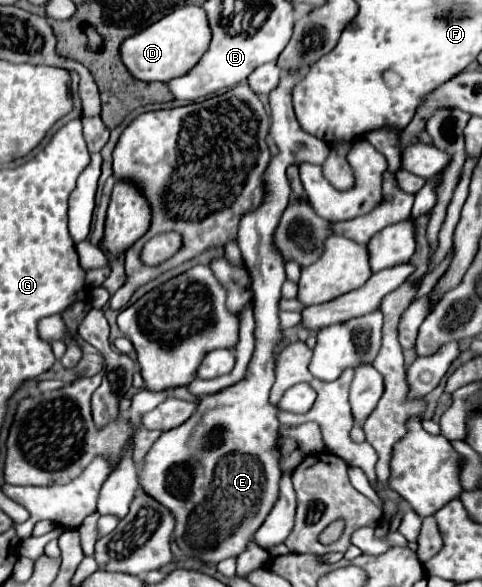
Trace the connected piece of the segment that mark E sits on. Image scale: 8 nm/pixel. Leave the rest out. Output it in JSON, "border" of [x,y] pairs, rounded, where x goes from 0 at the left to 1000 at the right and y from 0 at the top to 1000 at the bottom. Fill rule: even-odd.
{"border":[[[589,124],[577,152],[560,158],[560,230],[573,240],[577,264],[564,267],[544,302],[544,349],[502,370],[490,404],[502,438],[510,451],[519,451],[519,465],[527,465],[523,499],[531,595],[515,618],[510,642],[444,673],[423,673],[411,697],[386,721],[332,741],[332,748],[303,772],[303,792],[290,802],[290,826],[303,840],[361,874],[361,918],[373,939],[386,949],[407,949],[423,959],[456,959],[469,949],[494,949],[577,850],[577,819],[585,809],[581,775],[568,765],[577,710],[564,704],[564,690],[556,690],[556,670],[568,652],[568,591],[585,578],[577,554],[577,513],[593,465],[585,431],[568,414],[568,394],[602,346],[593,288],[627,278],[664,281],[680,261],[680,247],[635,227],[614,206],[602,152],[618,135],[622,124]]]}

